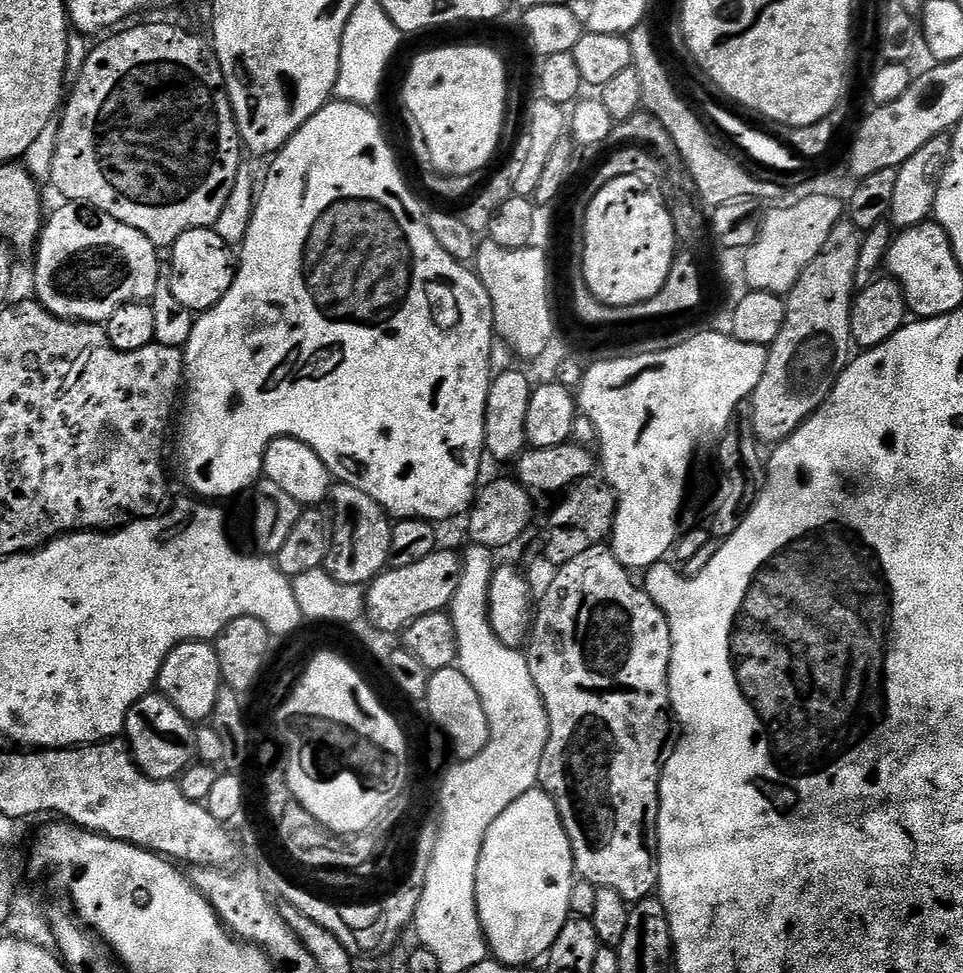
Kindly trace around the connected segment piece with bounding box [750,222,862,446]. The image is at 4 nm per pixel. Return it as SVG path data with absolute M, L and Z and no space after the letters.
M851 222L836 224L834 230L830 230L830 238L826 238L826 246L822 246L814 262L810 262L806 270L802 270L798 282L794 282L791 292L787 293L784 325L776 341L768 348L768 361L762 374L762 382L758 382L750 397L750 405L752 404L750 423L753 437L757 441L765 440L768 446L775 446L790 434L794 434L794 430L801 428L805 420L828 401L828 396L834 390L838 378L848 367L854 352L850 314L857 293L855 270L858 265L861 239L861 229L855 228Z

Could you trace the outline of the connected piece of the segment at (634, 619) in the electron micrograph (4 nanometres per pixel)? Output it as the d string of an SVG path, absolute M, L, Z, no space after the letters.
M603 547L586 550L570 562L555 569L556 577L548 584L544 597L539 597L538 607L534 612L532 631L526 645L526 655L530 666L530 678L538 686L538 694L544 703L548 715L548 744L542 754L540 763L539 787L550 794L556 801L562 826L570 838L572 857L579 879L590 882L596 888L609 888L622 894L629 905L636 905L641 900L651 897L660 883L660 866L656 851L658 850L658 814L660 813L660 779L664 773L664 762L674 747L674 717L672 699L668 689L668 667L672 665L672 625L664 612L650 599L639 583L632 581L633 573L618 562L610 550Z

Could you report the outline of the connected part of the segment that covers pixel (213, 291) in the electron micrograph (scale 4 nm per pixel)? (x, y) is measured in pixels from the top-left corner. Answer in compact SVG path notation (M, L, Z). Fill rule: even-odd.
M210 228L186 230L182 238L172 243L172 269L170 269L170 286L174 290L174 298L190 306L194 313L207 312L230 290L236 277L237 265L234 263L234 252L219 236L219 231Z

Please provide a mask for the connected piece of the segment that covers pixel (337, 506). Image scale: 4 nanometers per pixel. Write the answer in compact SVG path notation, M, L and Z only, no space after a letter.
M333 483L331 504L332 545L326 569L339 583L367 586L389 567L393 521L370 494L362 494L358 486Z

